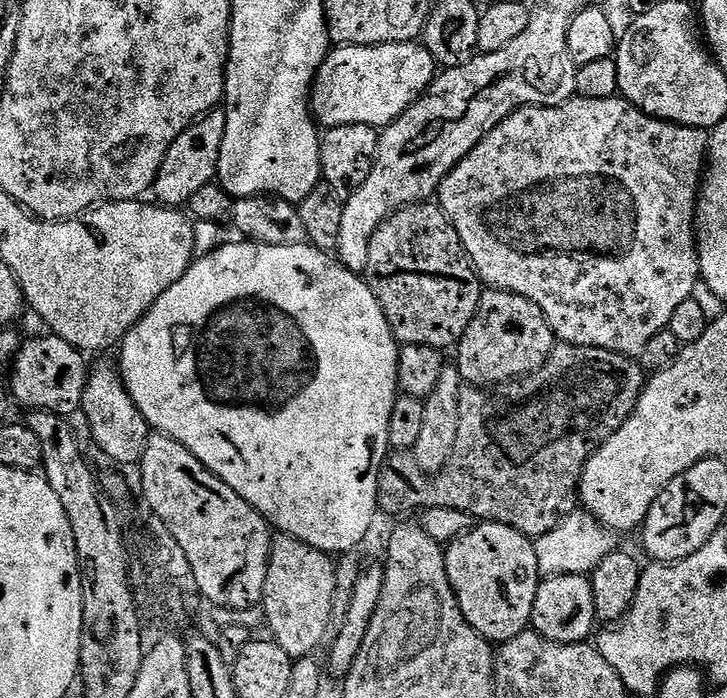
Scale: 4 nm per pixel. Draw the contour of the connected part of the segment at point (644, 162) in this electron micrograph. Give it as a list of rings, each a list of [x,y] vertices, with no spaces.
[[[577,95],[565,104],[557,104],[555,108],[519,108],[517,112],[505,118],[444,179],[438,193],[438,203],[458,230],[468,257],[480,273],[481,281],[489,289],[513,292],[522,298],[530,298],[530,302],[534,302],[534,306],[538,306],[538,310],[546,314],[552,333],[561,345],[573,348],[601,348],[607,352],[621,352],[623,356],[636,358],[648,343],[651,345],[671,325],[674,310],[678,310],[682,302],[693,299],[696,286],[701,283],[696,218],[702,177],[705,175],[709,156],[710,136],[705,129],[684,128],[680,124],[658,120],[638,108],[633,108],[619,95],[610,98],[586,98]]]

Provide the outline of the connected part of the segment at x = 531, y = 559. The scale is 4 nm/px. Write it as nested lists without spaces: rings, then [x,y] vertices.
[[[480,522],[472,531],[447,545],[444,561],[462,614],[479,636],[489,642],[515,641],[521,634],[529,631],[534,602],[542,583],[536,545],[529,537],[505,524]]]

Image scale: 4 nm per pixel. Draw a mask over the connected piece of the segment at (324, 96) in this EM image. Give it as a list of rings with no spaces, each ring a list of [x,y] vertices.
[[[420,42],[336,46],[320,68],[312,99],[314,115],[325,129],[361,124],[383,130],[407,108],[414,107],[433,87],[437,76],[436,59]]]

